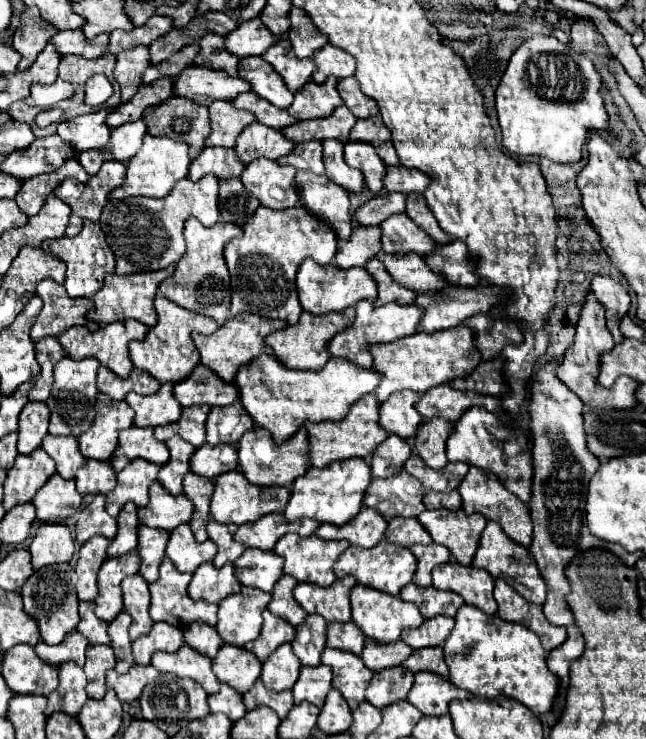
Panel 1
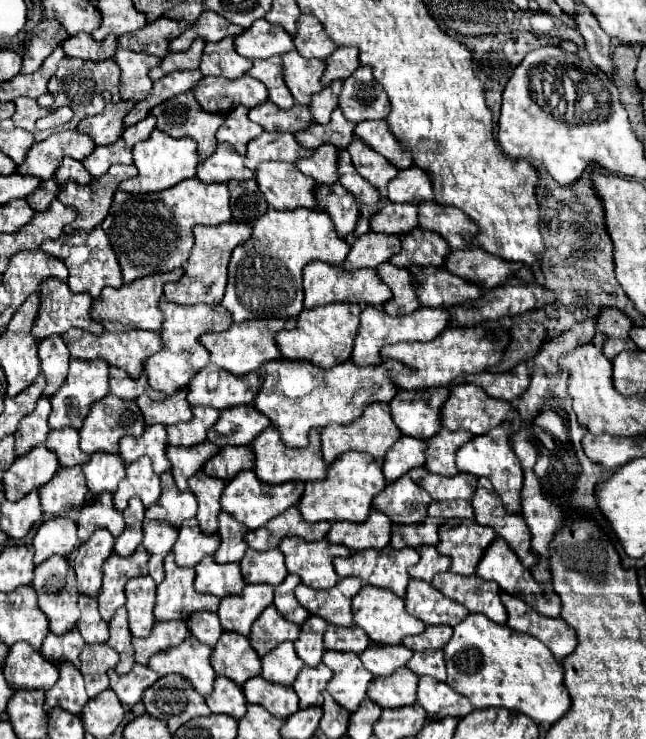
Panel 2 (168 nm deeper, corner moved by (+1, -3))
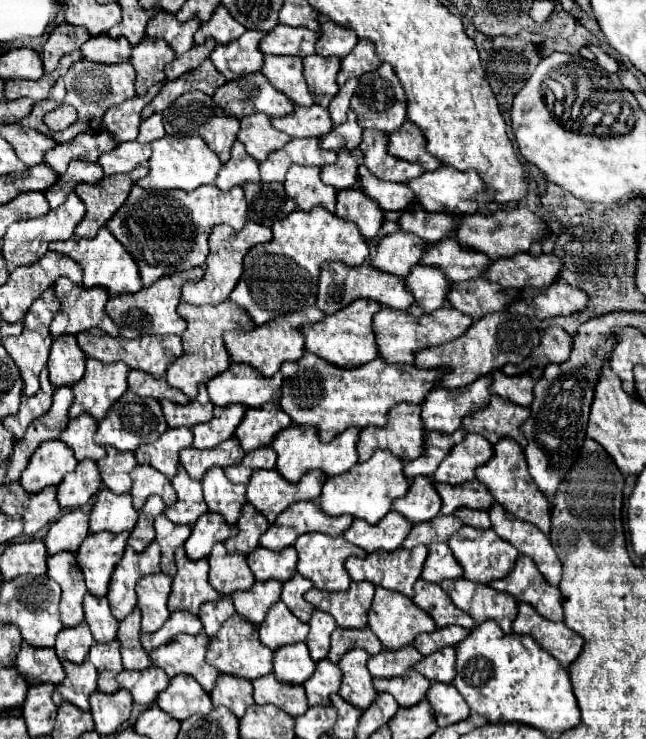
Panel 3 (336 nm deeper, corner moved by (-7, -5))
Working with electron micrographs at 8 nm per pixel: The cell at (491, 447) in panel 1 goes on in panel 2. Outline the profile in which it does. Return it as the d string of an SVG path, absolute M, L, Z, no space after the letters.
M499 423L497 427L489 429L483 435L475 435L471 441L467 441L461 449L457 449L457 469L463 473L471 473L475 477L487 477L491 479L497 495L501 497L505 509L509 513L519 513L521 511L521 489L523 489L523 469L521 463L517 461L517 455L513 453L511 447L511 425L509 423Z

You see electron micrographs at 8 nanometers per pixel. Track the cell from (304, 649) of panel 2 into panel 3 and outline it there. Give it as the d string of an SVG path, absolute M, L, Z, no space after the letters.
M319 609L313 611L311 619L309 619L309 635L307 635L307 647L311 651L311 659L317 663L321 659L327 657L329 651L329 637L333 633L335 619L329 613L323 613Z

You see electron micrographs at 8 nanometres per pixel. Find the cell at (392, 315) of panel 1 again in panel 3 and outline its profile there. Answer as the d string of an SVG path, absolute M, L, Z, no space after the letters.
M383 307L383 311L379 311L375 315L375 335L377 335L379 355L387 363L413 363L417 351L435 347L435 345L443 345L449 339L457 339L471 325L473 325L473 319L469 319L469 315L457 311L455 307L441 307L441 309L437 309L429 315L421 315L421 317L413 317L407 311Z

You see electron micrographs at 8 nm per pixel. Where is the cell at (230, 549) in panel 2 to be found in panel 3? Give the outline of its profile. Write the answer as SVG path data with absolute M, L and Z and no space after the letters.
M245 503L241 519L237 521L237 527L239 527L239 533L235 537L229 537L225 541L225 547L247 555L249 551L259 547L259 537L269 529L269 521L261 513L257 513L257 509L251 503Z

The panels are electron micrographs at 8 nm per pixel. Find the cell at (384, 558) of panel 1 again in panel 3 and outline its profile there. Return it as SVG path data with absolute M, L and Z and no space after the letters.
M399 547L393 553L371 553L367 557L349 557L345 567L353 581L369 581L373 585L399 591L405 597L413 597L413 585L421 575L427 559L427 547L405 549Z

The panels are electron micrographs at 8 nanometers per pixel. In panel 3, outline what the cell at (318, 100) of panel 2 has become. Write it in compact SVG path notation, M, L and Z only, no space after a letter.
M349 79L341 89L339 93L333 97L331 105L329 105L329 113L331 113L331 119L333 119L333 125L341 125L345 123L347 119L347 111L349 111L349 101L355 93L355 87L357 87L357 79Z

